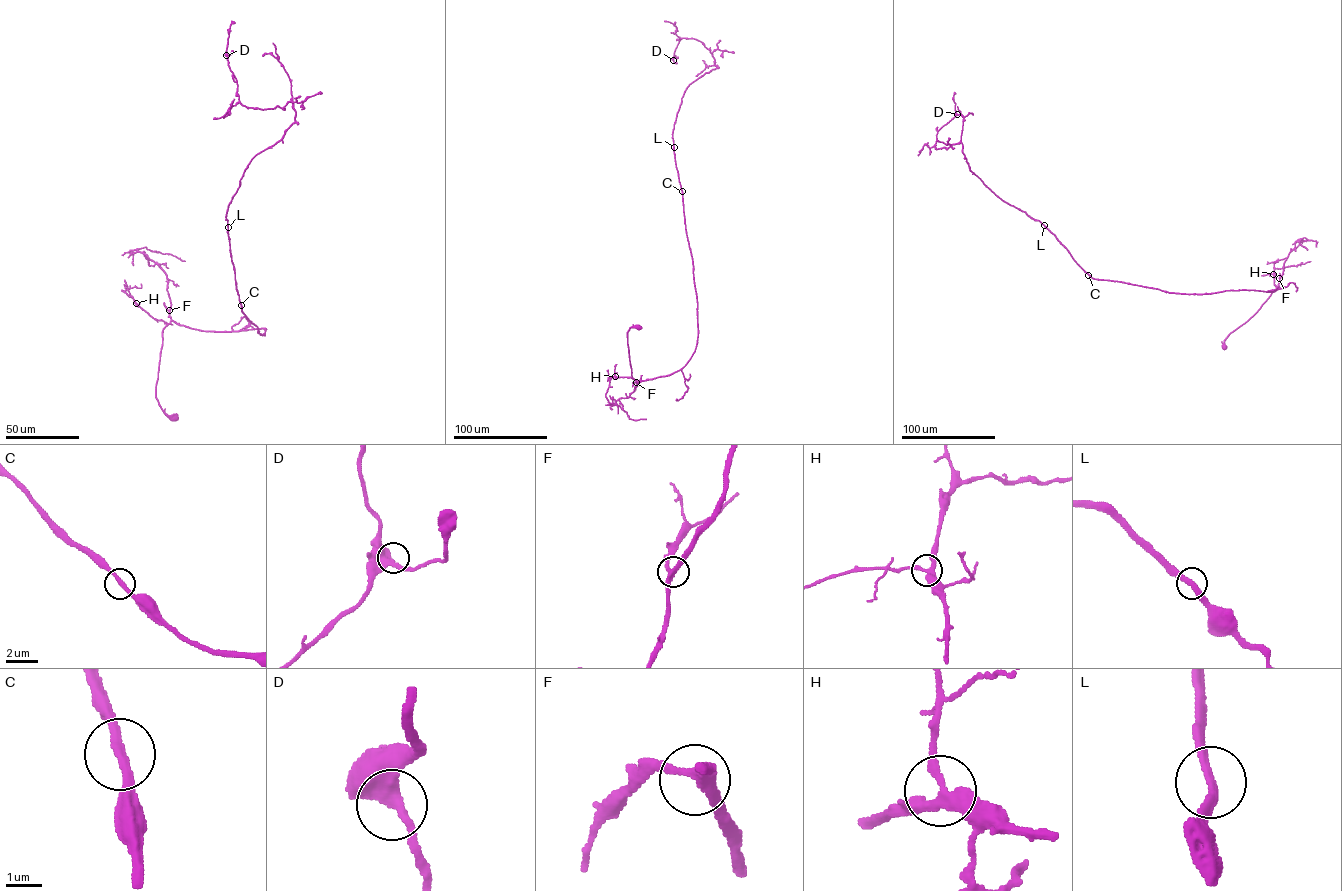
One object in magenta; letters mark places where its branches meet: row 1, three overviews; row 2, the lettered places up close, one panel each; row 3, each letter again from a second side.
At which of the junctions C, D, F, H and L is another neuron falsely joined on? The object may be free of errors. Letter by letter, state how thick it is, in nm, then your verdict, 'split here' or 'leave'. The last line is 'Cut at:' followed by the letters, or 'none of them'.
C: 260 nm | leave
D: 440 nm | leave
F: 260 nm | leave
H: 280 nm | leave
L: 280 nm | leave
Cut at: none of them

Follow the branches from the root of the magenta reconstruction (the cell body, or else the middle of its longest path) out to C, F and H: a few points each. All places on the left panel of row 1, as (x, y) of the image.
C: (174, 416), (156, 397), (163, 329), (174, 321), (201, 331), (263, 328), (264, 335), (241, 304)
F: (174, 416), (168, 416), (161, 408), (156, 393), (162, 331), (171, 320), (169, 310)
H: (174, 416), (168, 416), (161, 408), (156, 393), (162, 331), (166, 323), (154, 319), (136, 303)

